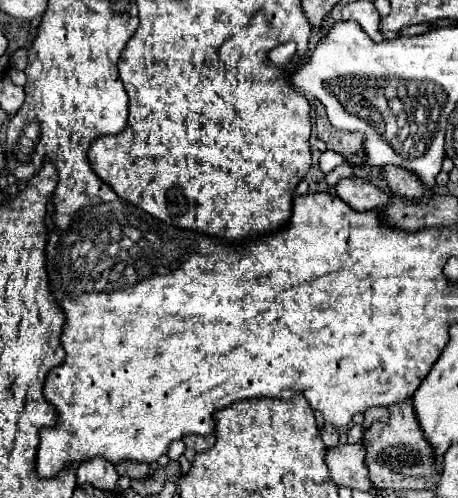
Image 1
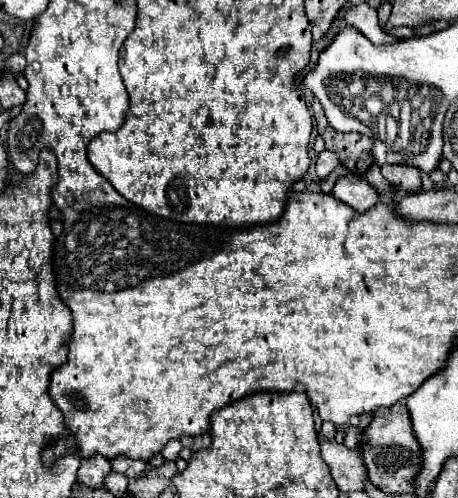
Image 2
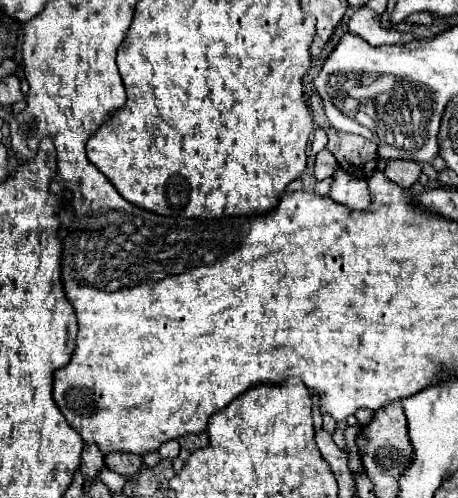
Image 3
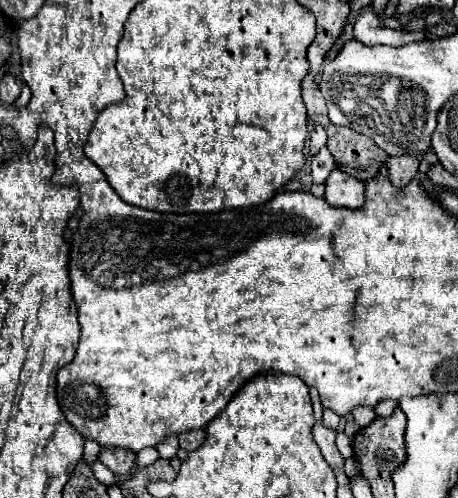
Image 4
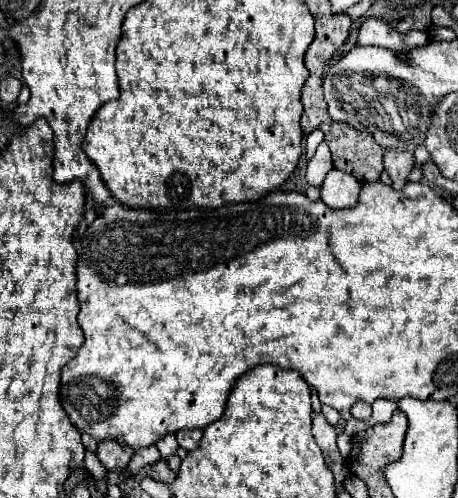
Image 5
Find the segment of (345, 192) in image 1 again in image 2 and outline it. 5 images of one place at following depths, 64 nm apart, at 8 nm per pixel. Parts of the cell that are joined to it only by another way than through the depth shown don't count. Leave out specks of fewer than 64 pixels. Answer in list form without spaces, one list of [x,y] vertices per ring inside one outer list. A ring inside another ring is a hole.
[[[356,174],[340,176],[334,184],[332,196],[352,206],[356,212],[366,212],[368,208],[372,208],[372,204],[378,202],[376,190],[362,176],[356,176]]]

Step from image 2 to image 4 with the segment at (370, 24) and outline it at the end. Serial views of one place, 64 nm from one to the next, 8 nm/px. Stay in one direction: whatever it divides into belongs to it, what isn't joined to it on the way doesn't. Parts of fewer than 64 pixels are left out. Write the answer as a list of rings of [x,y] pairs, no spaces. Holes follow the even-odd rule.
[[[364,10],[354,24],[354,38],[366,46],[386,44],[386,46],[404,46],[408,42],[424,40],[424,32],[402,32],[386,28],[378,14],[372,10]]]

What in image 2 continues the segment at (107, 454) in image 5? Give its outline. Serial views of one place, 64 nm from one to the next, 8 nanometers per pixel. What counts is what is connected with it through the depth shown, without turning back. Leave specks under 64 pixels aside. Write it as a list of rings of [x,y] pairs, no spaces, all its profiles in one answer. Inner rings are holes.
[[[116,456],[110,464],[112,464],[112,470],[114,472],[124,474],[126,478],[142,476],[144,474],[144,468],[146,468],[146,462],[144,460],[134,460],[134,458],[128,458],[128,456]]]

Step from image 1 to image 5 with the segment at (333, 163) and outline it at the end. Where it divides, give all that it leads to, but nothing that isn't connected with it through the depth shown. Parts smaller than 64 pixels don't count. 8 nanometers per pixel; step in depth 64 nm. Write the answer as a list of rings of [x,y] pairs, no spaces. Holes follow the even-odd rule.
[[[320,142],[316,148],[316,154],[312,156],[312,160],[308,162],[306,168],[306,180],[312,186],[320,186],[324,182],[324,176],[332,170],[332,158],[330,158],[330,150],[326,142]]]

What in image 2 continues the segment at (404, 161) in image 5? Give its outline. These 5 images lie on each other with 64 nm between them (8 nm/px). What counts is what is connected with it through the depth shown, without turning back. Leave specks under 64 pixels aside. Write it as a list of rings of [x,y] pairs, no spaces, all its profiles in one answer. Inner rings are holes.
[[[384,164],[382,176],[390,180],[396,188],[410,188],[410,192],[420,190],[420,170],[414,166],[402,166],[402,164]]]

